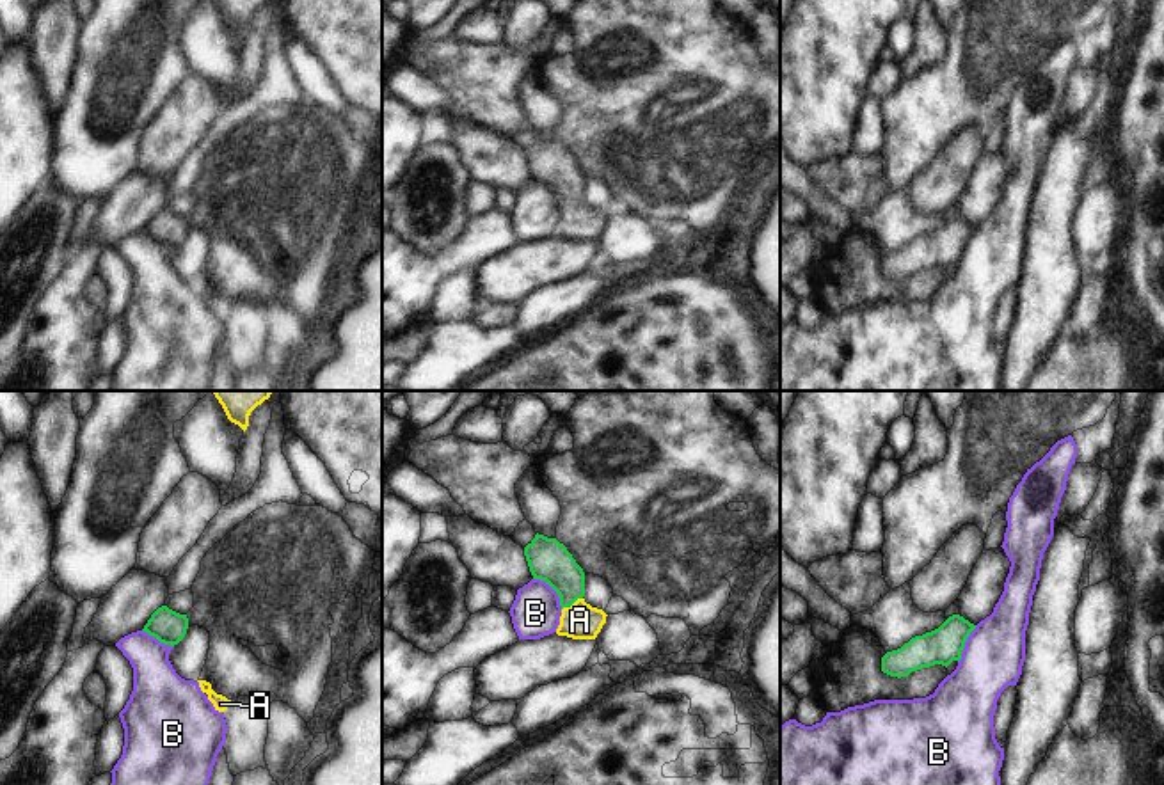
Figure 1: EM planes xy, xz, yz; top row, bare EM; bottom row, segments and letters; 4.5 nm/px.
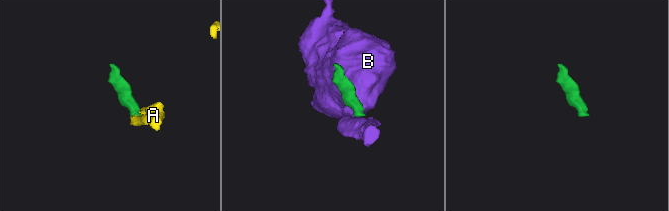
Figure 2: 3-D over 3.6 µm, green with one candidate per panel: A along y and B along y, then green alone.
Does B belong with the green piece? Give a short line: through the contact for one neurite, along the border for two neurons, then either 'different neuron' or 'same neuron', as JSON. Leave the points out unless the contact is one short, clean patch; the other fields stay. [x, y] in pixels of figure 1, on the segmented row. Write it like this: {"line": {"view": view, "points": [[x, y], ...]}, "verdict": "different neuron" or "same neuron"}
{"line": {"view": "xz", "points": [[534, 578], [542, 579], [557, 594], [562, 608]]}, "verdict": "different neuron"}

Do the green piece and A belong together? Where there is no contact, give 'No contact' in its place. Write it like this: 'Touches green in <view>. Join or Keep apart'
Touches green in xz. Join

